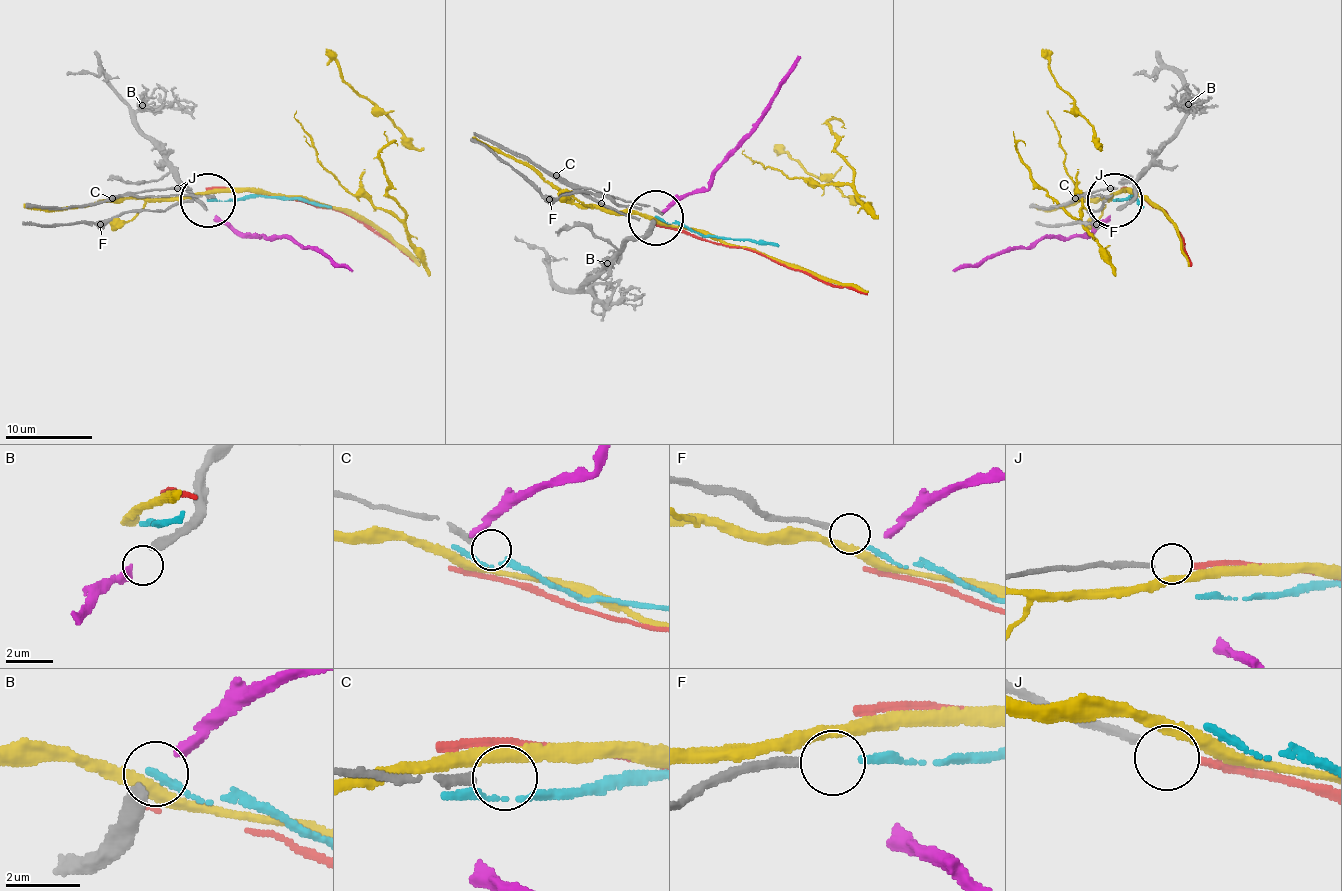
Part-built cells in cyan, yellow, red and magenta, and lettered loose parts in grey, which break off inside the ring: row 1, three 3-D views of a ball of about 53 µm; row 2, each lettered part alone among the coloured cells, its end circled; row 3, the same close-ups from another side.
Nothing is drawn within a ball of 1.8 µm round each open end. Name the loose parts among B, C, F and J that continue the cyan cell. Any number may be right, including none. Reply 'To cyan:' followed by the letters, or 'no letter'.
To cyan: F

